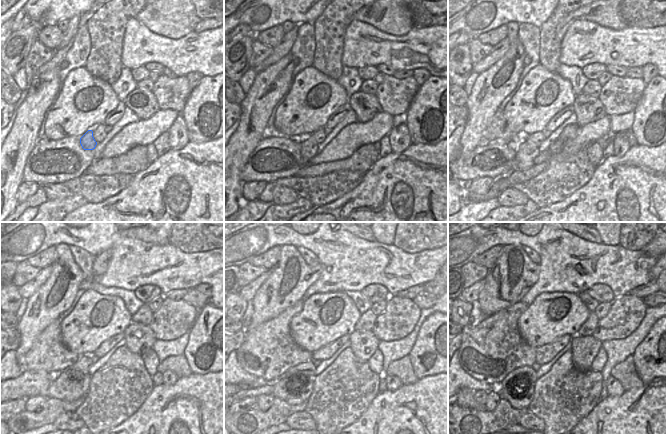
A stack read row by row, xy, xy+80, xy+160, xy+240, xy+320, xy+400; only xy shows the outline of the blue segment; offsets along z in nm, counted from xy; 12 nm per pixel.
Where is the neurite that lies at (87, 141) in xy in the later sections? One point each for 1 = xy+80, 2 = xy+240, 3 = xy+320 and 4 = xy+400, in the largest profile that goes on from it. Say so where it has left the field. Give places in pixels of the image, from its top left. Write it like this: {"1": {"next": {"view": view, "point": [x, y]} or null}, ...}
{"1": {"next": {"view": "xy+80", "point": [309, 146]}}, "2": {"next": {"view": "xy+240", "point": [78, 383]}}, "3": {"next": {"view": "xy+320", "point": [303, 395]}}, "4": {"next": {"view": "xy+400", "point": [527, 399]}}}

